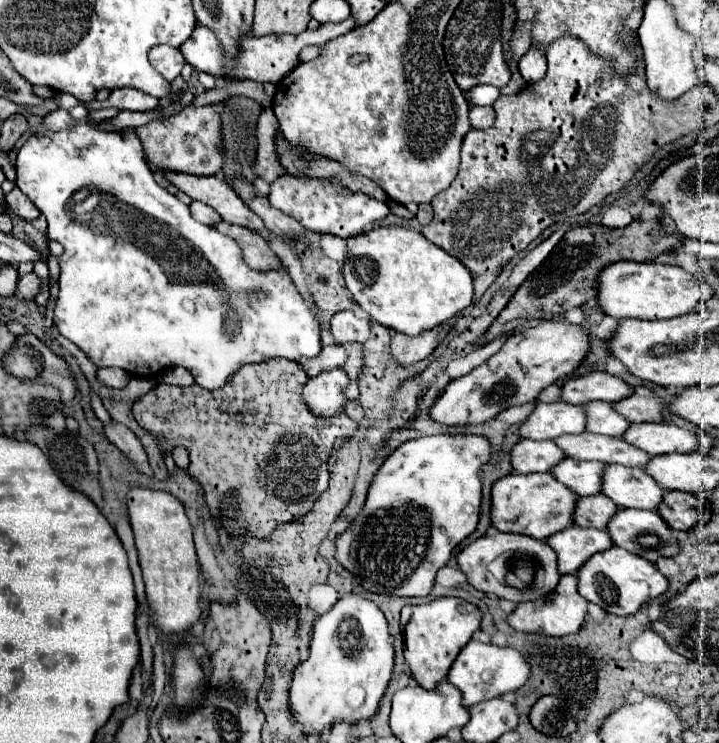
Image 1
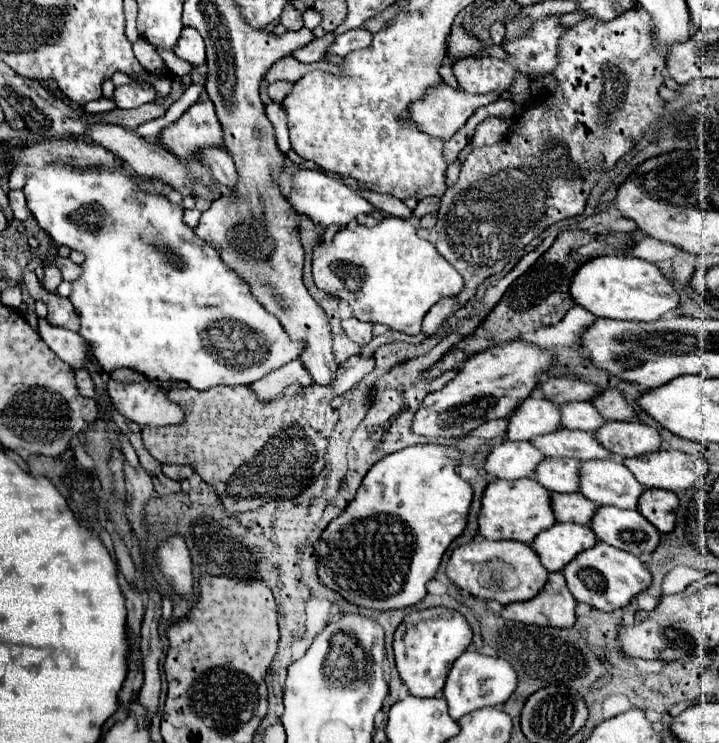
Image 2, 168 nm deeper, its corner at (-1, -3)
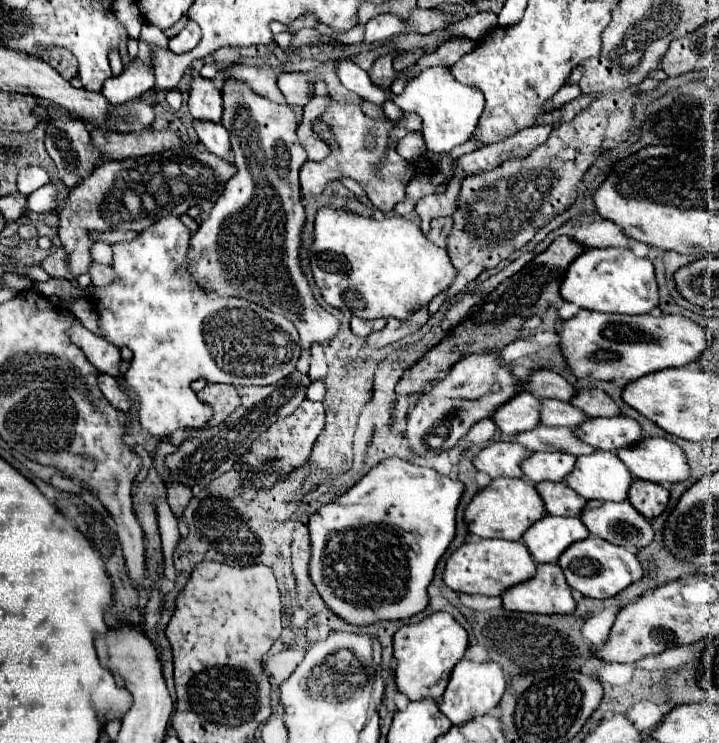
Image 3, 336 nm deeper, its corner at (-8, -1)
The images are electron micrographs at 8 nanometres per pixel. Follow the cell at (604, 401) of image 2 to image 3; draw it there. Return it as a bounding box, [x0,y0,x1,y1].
[572,388,620,416]

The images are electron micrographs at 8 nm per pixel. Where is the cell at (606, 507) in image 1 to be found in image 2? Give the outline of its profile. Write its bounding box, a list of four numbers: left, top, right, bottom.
[551,492,597,524]

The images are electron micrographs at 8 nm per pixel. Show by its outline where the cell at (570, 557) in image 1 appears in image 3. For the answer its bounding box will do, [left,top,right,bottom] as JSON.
[522,514,590,564]

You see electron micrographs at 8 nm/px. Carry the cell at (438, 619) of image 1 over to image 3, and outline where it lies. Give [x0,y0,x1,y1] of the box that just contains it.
[394,612,468,700]

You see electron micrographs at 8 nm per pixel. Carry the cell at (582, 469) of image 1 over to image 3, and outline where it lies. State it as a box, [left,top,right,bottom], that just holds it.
[522,452,576,484]

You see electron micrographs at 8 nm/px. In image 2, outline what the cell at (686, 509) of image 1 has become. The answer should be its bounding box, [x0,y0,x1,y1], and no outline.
[637,490,679,532]

